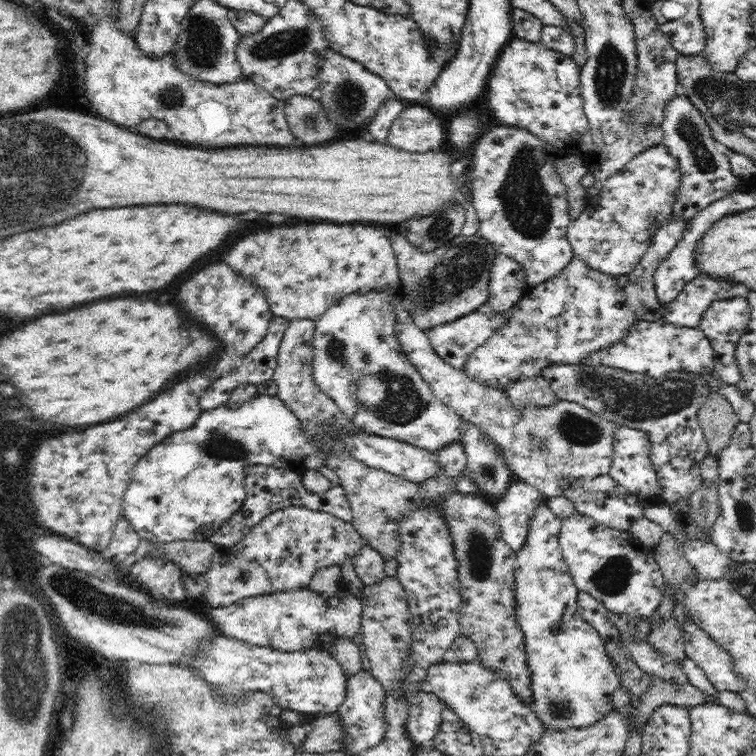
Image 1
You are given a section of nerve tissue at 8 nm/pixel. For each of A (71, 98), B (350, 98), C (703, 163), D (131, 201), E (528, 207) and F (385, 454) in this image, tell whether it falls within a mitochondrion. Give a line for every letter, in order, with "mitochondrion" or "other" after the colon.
A: other
B: mitochondrion
C: mitochondrion
D: other
E: mitochondrion
F: other

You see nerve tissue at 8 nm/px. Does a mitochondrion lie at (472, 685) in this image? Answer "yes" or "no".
yes

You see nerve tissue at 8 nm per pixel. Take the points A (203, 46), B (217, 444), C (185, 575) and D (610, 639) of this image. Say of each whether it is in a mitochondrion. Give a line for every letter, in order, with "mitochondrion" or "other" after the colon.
A: mitochondrion
B: mitochondrion
C: other
D: other

